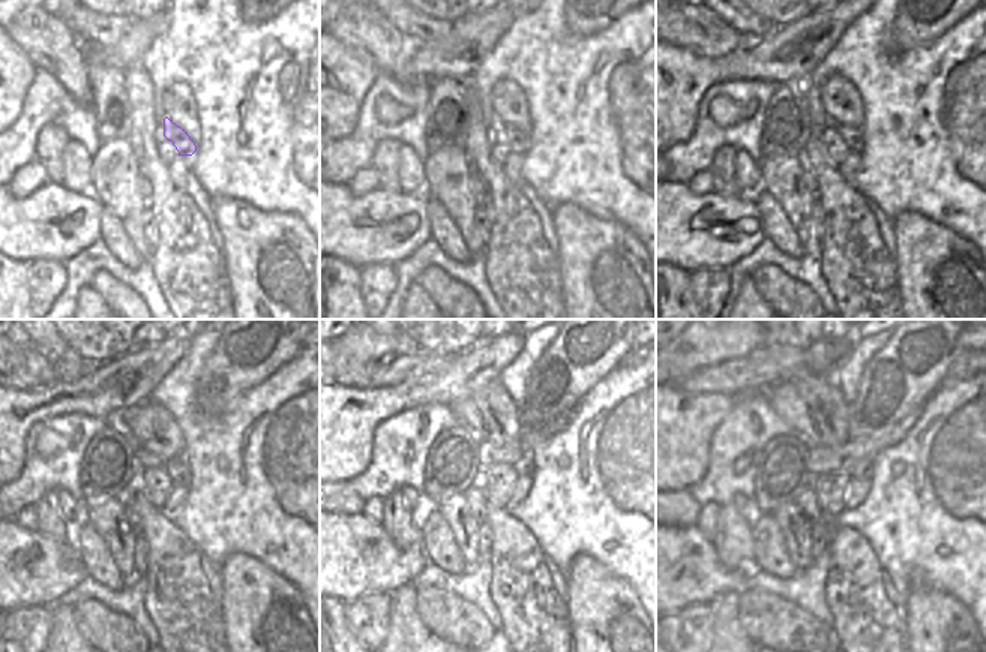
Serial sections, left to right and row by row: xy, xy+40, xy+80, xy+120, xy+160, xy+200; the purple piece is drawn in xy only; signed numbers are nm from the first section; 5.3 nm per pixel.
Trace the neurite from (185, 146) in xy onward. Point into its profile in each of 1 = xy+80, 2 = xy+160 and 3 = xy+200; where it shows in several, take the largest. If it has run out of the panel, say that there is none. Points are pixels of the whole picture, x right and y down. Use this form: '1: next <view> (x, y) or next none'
1: next xy+80 (853, 135)
2: next xy+160 (524, 468)
3: next xy+200 (865, 466)

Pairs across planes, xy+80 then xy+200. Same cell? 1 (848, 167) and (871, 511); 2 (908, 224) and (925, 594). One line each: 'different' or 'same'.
1: different
2: same

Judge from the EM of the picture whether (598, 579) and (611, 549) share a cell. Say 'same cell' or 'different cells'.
different cells

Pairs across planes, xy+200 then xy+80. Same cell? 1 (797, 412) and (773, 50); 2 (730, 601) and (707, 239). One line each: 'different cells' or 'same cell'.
1: different cells
2: different cells

